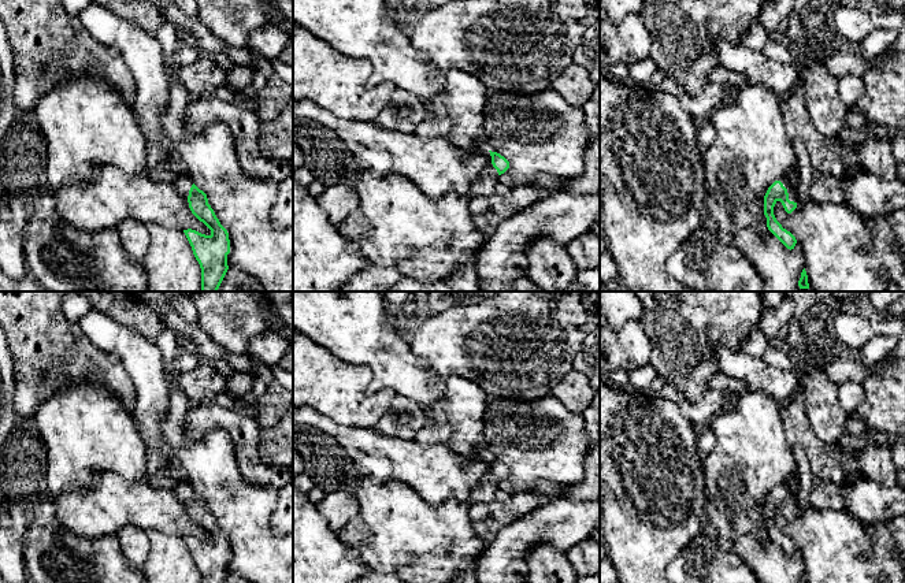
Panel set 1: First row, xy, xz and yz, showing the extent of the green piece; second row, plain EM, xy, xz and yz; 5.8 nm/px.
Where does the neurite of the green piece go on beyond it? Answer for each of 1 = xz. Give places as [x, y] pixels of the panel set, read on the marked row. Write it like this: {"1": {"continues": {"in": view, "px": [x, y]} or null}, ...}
{"1": {"continues": {"in": "xz", "px": [485, 185]}}}

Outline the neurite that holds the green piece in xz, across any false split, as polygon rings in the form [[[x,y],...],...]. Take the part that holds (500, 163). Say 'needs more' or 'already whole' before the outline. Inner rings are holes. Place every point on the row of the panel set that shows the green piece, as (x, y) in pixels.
needs more | [[[490,152],[492,164],[487,166],[474,187],[475,196],[492,196],[496,185],[500,182],[498,177],[509,168],[509,161],[497,152]]]

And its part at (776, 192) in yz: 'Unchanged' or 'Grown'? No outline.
Grown

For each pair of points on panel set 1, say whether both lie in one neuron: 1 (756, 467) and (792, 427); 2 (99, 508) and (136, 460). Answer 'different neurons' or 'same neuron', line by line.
1: different neurons
2: different neurons

